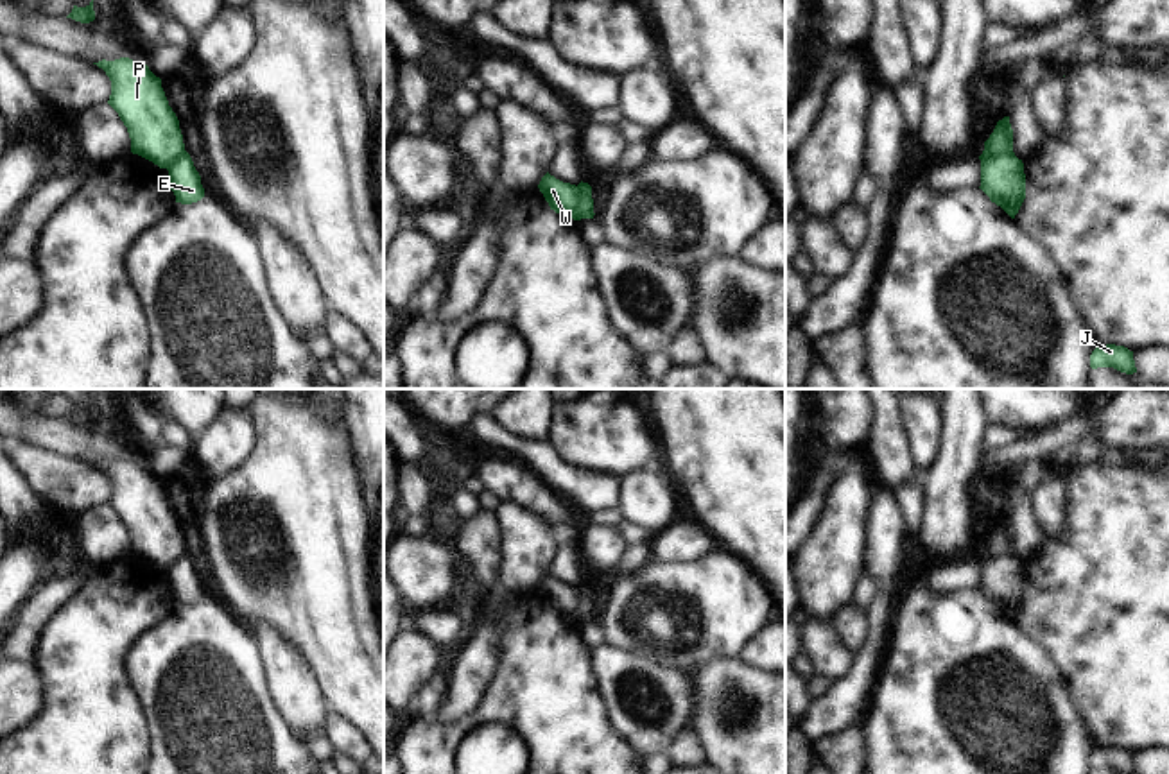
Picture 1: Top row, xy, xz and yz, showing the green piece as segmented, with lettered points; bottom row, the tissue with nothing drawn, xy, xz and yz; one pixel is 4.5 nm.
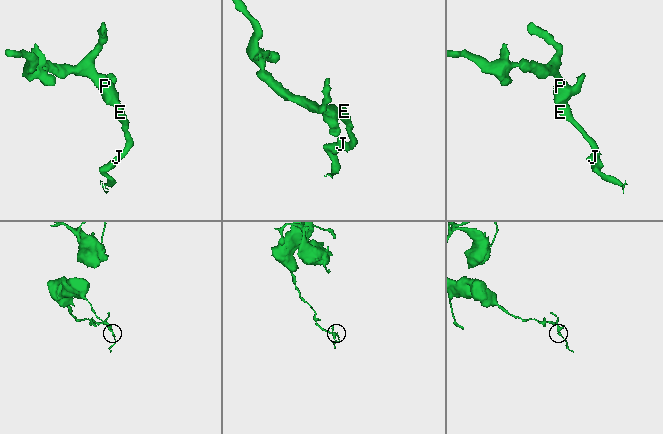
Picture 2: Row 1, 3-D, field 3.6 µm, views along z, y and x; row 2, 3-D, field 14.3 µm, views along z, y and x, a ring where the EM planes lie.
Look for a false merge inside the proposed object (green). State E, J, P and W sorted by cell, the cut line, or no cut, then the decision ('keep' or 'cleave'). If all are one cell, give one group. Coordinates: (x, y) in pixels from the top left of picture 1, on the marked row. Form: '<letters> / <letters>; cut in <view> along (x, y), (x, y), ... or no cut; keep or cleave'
E J / P W; cut in xz along (578, 187), (574, 219); cleave

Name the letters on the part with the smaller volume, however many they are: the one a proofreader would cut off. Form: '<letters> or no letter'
E, J

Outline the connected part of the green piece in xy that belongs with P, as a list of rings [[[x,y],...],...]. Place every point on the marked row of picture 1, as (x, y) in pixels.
[[[120,57],[93,63],[111,81],[108,104],[118,113],[131,138],[131,152],[169,168],[185,150],[179,120],[156,77],[142,61]]]

